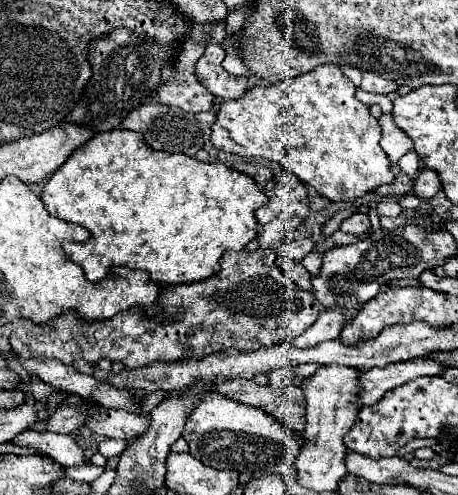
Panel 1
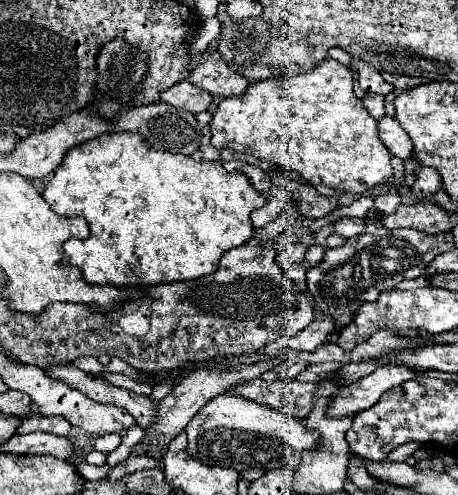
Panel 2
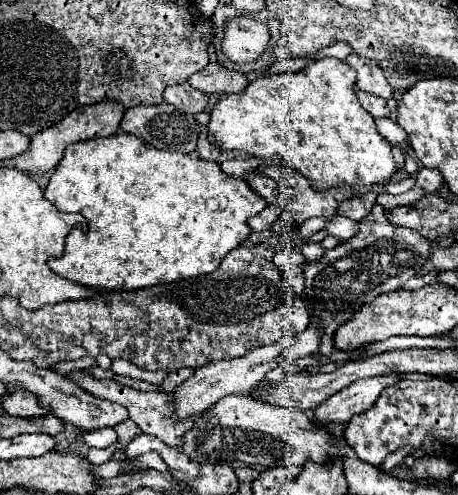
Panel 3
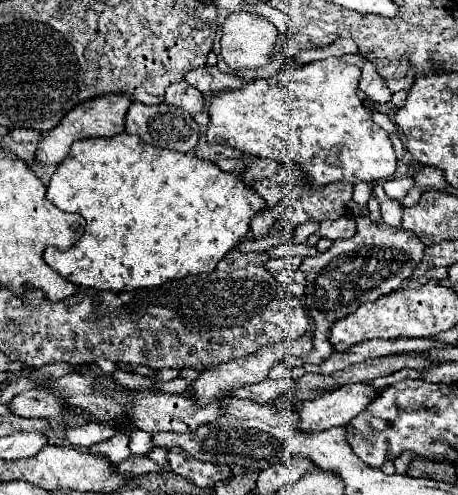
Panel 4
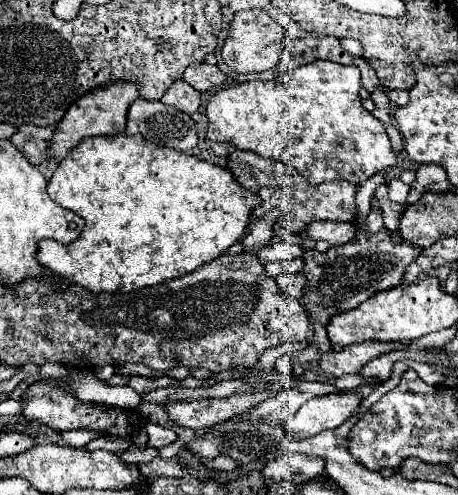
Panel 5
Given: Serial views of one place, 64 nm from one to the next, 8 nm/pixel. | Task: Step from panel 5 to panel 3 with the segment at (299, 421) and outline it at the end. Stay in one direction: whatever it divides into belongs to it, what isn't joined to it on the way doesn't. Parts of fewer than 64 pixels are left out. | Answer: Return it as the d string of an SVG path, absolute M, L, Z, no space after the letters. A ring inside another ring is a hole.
M378 376L368 380L358 380L332 394L328 400L314 408L314 426L326 426L332 422L350 422L354 414L362 414L378 400L386 386L398 382L398 376Z

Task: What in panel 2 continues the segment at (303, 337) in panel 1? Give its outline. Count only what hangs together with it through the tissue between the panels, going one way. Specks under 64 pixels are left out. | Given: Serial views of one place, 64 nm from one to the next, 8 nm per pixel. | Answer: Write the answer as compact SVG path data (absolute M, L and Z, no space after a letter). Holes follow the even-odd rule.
M314 320L312 324L308 324L302 332L298 332L292 338L284 338L284 344L292 350L304 350L304 352L312 352L318 346L322 346L328 338L328 334L332 334L332 320Z

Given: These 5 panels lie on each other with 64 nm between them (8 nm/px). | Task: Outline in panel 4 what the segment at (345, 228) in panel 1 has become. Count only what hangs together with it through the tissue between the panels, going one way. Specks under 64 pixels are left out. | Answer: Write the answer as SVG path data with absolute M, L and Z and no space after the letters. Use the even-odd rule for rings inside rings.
M342 216L340 220L324 220L318 224L316 234L328 240L346 240L356 234L356 222L352 216Z

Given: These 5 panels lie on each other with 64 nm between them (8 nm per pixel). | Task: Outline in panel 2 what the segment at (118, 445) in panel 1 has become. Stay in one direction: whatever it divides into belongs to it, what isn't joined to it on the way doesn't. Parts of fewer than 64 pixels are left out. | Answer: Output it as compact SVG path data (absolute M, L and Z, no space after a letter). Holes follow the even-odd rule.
M104 434L104 436L94 438L94 450L100 450L104 454L116 450L118 444L120 444L120 436L118 434Z

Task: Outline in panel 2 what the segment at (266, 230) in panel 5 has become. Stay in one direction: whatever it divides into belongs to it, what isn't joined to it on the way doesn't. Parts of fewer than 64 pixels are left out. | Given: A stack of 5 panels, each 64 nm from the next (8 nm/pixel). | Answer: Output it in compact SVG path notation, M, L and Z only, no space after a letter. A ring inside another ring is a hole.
M272 198L264 208L260 208L258 212L252 212L252 224L254 228L264 228L268 222L276 220L278 218L278 202L276 198Z

